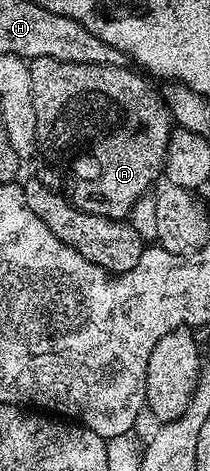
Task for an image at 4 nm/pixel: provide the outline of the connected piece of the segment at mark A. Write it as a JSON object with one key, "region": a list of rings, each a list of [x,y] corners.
{"region":[[[35,58],[29,62],[40,157],[45,157],[46,164],[59,177],[66,178],[63,194],[74,206],[88,214],[118,220],[128,219],[134,204],[152,191],[149,189],[157,178],[159,182],[165,168],[165,149],[175,129],[162,91],[156,90],[148,77],[129,69],[128,65],[71,64],[50,58]]]}

